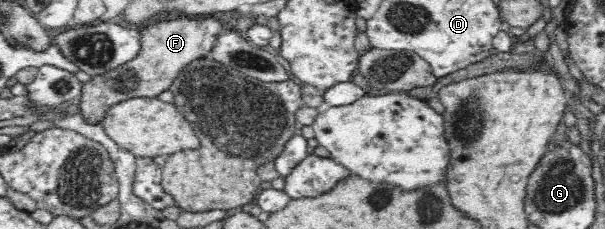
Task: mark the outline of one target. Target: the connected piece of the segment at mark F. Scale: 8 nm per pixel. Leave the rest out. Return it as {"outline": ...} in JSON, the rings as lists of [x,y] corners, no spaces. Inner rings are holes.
{"outline":[[[179,17],[175,20],[163,20],[162,23],[156,24],[152,27],[147,27],[141,32],[141,44],[140,52],[134,60],[126,62],[124,66],[118,66],[110,72],[106,72],[104,76],[94,76],[89,82],[84,82],[82,88],[82,96],[80,99],[80,114],[84,116],[84,119],[90,124],[100,124],[107,113],[111,110],[112,106],[125,102],[132,98],[146,97],[155,98],[159,94],[162,94],[164,90],[169,90],[174,80],[180,76],[188,64],[192,64],[194,60],[198,60],[204,57],[206,52],[210,52],[210,49],[215,45],[217,37],[224,30],[220,20],[214,17],[208,18],[183,18]]]}

